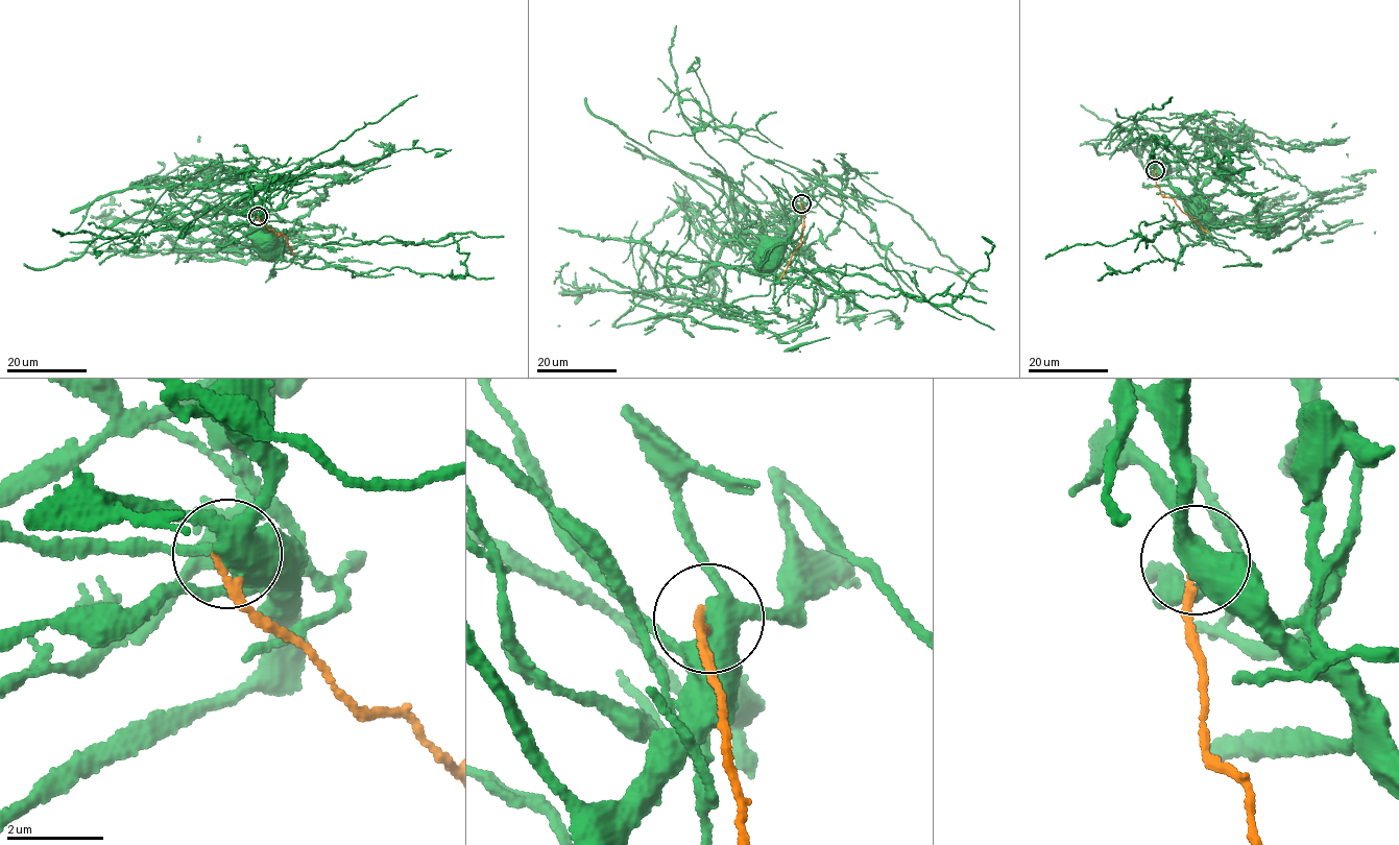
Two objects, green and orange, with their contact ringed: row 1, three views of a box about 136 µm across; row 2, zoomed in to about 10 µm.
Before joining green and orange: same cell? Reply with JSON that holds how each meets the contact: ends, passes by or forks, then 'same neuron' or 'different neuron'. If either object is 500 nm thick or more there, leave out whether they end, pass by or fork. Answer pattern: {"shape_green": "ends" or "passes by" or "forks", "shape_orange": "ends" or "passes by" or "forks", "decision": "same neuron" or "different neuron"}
{"shape_green": "forks", "shape_orange": "ends", "decision": "different neuron"}

